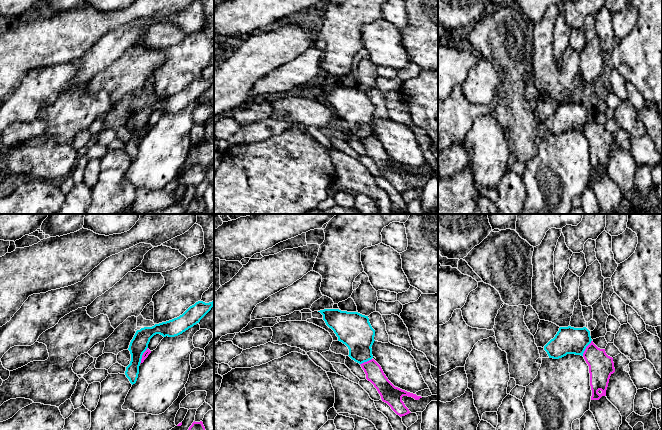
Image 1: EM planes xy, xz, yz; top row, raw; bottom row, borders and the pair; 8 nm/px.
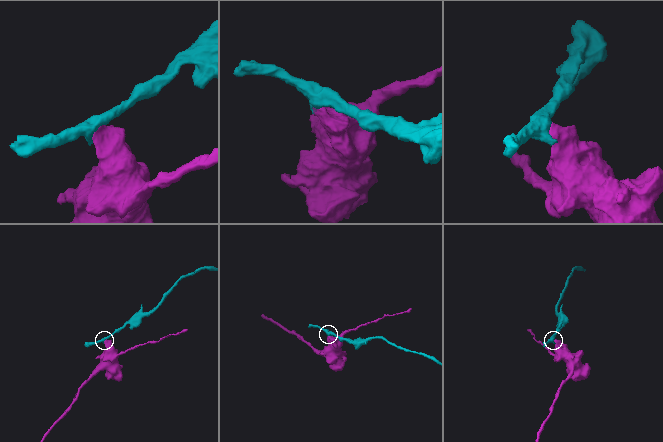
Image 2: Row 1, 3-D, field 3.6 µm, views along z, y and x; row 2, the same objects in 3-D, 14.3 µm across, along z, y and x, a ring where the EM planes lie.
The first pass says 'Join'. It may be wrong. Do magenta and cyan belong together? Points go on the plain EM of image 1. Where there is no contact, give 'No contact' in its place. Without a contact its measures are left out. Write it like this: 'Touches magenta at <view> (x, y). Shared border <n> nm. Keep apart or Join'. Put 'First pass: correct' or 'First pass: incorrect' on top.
First pass: incorrect
Touches magenta at xy (142, 131). Shared border 150 nm. Keep apart

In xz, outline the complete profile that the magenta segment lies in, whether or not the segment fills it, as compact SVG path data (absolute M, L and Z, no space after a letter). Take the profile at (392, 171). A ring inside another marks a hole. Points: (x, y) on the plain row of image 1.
M374 135L360 141L366 150L366 155L377 165L382 177L387 179L400 193L411 189L402 177L403 172L412 173L415 176L422 174L421 172L417 172L416 170L395 163L388 156L381 142Z

